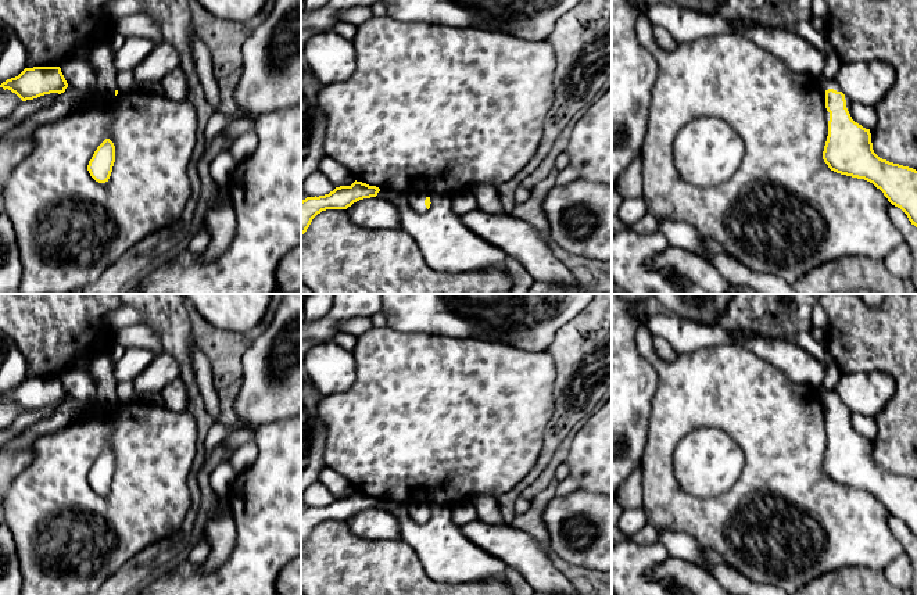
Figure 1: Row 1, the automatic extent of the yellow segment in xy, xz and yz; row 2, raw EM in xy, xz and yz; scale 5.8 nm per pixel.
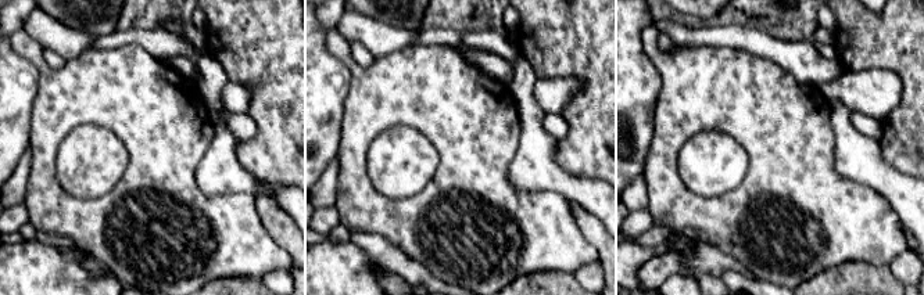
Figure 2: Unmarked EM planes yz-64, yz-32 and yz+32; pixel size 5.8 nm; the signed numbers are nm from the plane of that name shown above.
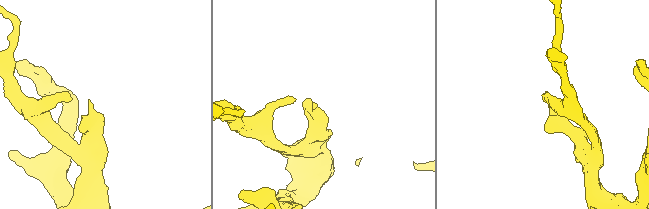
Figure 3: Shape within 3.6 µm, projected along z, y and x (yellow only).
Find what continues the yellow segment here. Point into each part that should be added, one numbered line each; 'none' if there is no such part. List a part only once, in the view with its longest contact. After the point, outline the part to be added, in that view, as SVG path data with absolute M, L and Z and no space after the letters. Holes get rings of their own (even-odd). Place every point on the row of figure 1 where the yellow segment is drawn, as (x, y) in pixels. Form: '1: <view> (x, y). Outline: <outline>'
1: yz (827, 78). Outline: M828 47L825 50L825 65L824 65L823 72L819 76L820 87L823 89L824 97L828 89L841 92L841 87L837 80L837 75L838 75L841 64L842 61L839 60L835 50L832 47Z

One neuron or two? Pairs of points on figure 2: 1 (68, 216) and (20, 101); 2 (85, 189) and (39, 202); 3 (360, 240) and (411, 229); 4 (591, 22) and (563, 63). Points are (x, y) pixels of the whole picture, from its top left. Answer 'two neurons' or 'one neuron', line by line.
1: two neurons
2: two neurons
3: two neurons
4: one neuron

